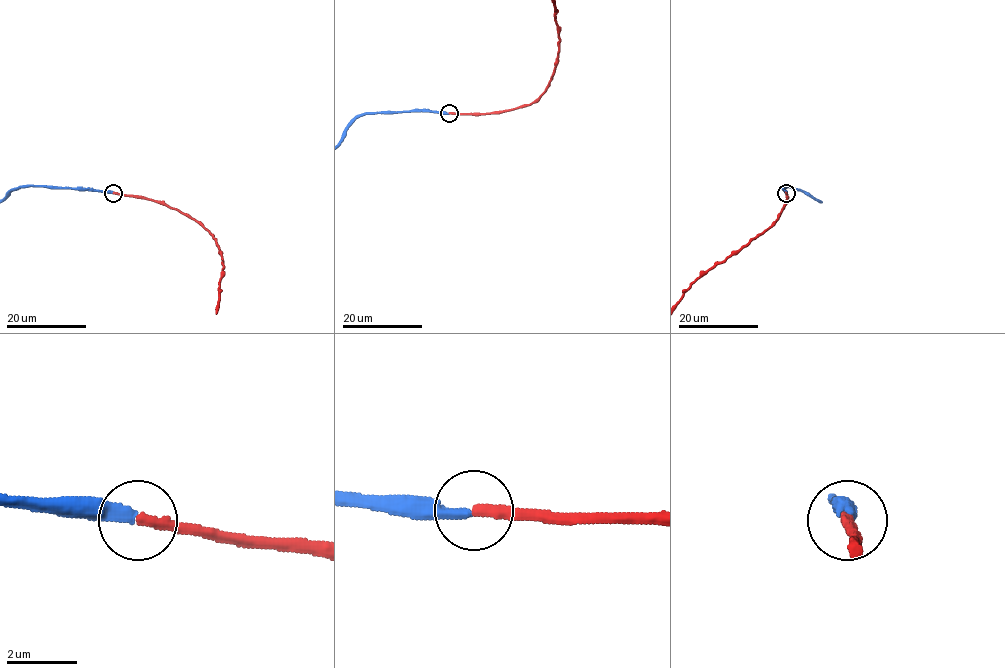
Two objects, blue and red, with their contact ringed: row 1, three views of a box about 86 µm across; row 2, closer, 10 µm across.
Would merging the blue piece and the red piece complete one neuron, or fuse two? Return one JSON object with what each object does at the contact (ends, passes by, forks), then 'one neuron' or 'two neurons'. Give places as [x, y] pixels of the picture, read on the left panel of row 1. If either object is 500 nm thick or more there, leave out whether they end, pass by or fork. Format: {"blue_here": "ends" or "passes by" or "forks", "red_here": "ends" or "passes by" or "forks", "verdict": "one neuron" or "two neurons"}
{"blue_here": "ends", "red_here": "ends", "verdict": "one neuron"}

